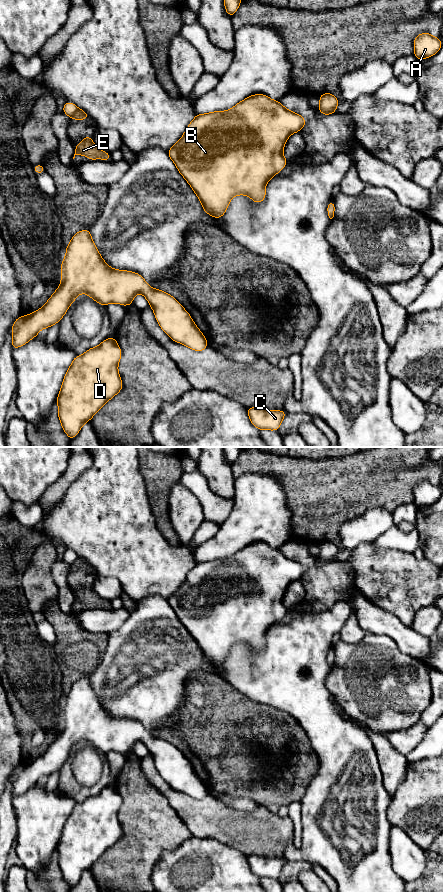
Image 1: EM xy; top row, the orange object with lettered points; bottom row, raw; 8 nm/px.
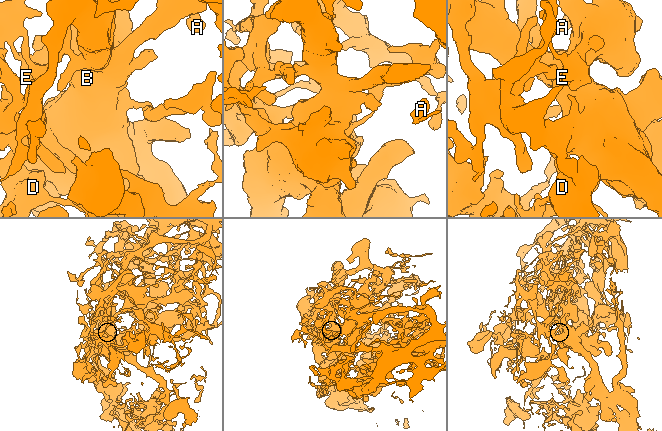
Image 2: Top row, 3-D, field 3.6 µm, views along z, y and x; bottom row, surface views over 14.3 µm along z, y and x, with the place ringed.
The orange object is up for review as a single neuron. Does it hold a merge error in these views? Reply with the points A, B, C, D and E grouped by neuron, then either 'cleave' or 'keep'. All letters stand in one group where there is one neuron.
A B C D / E | cleave

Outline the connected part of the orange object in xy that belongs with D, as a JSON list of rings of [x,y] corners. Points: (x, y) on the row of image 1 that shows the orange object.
[[[110,337],[99,346],[90,348],[83,355],[76,355],[73,359],[57,397],[58,417],[70,441],[107,401],[122,390],[123,384],[118,373],[121,356],[122,351],[116,339]]]

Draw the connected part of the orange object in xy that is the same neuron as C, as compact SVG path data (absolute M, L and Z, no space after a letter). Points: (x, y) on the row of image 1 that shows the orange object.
M256 407L247 408L251 423L259 430L278 431L286 411L264 410Z

